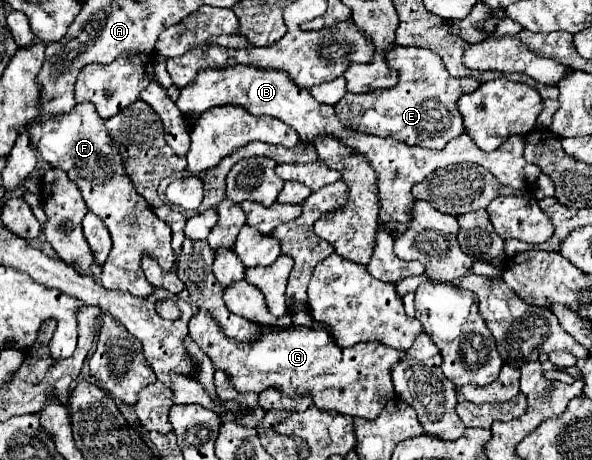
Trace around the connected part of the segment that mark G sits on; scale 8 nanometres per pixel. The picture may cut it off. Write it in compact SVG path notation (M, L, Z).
M199 310L191 318L189 336L211 358L215 370L223 370L229 376L231 386L239 392L261 394L267 388L279 388L287 394L311 392L317 408L359 418L375 418L395 396L391 368L405 360L403 350L391 350L389 346L377 342L341 348L333 342L327 330L301 326L293 326L291 330L281 332L263 330L259 340L237 344L227 340L217 322L205 310Z

